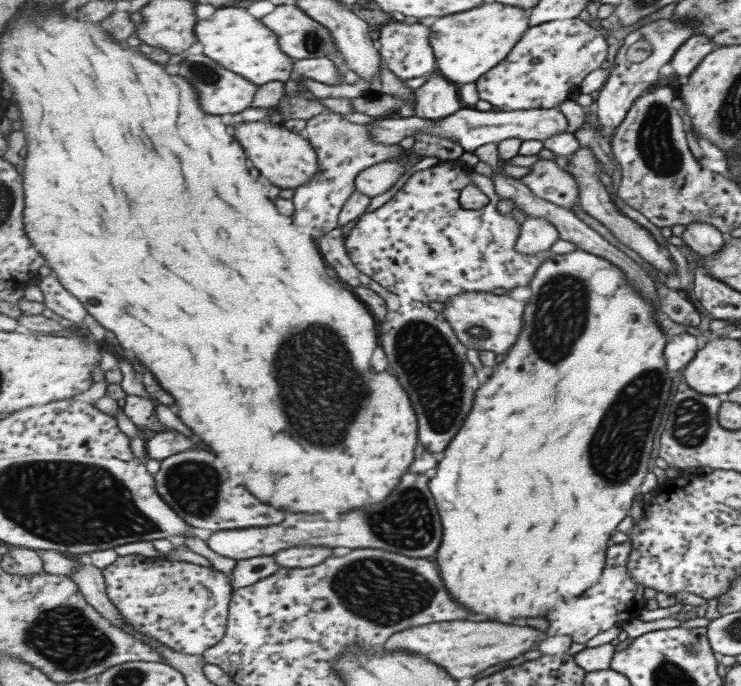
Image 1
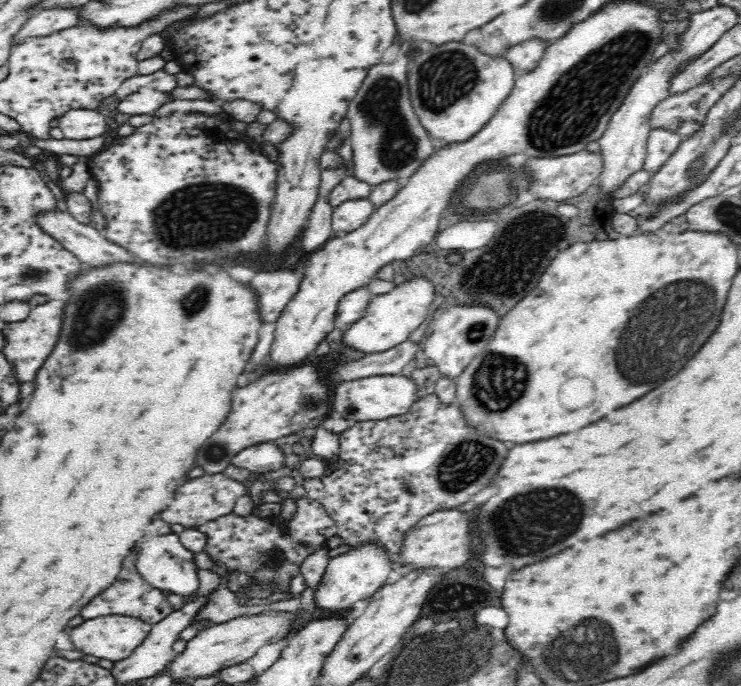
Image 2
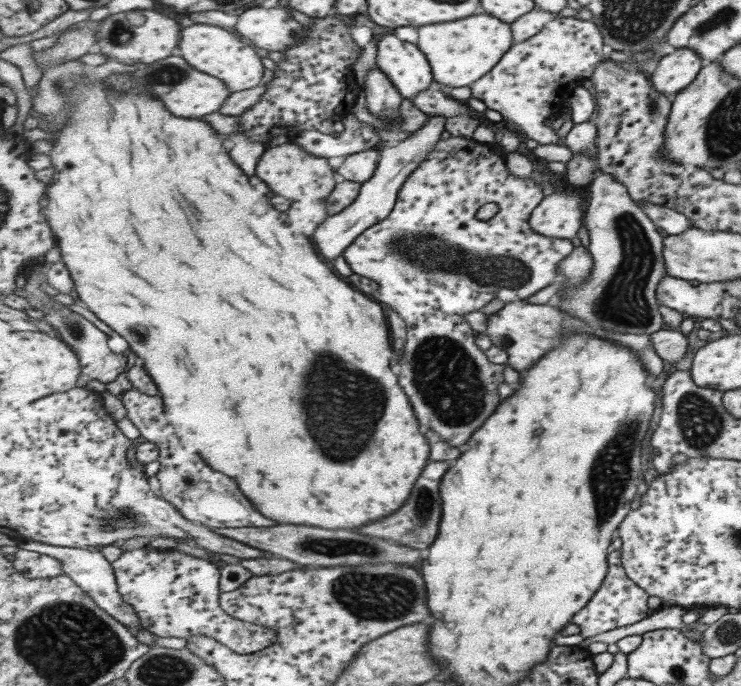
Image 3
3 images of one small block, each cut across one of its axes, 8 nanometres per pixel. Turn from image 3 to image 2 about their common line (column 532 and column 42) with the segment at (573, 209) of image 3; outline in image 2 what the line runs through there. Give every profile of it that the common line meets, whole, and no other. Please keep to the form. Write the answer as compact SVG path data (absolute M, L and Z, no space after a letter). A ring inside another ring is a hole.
M60 210L42 212L38 216L38 223L42 225L44 231L48 231L56 240L62 243L62 246L65 246L72 254L75 254L87 268L104 268L104 266L110 266L110 264L144 264L128 249L104 236L104 231L99 231L92 226L78 222L68 212Z

